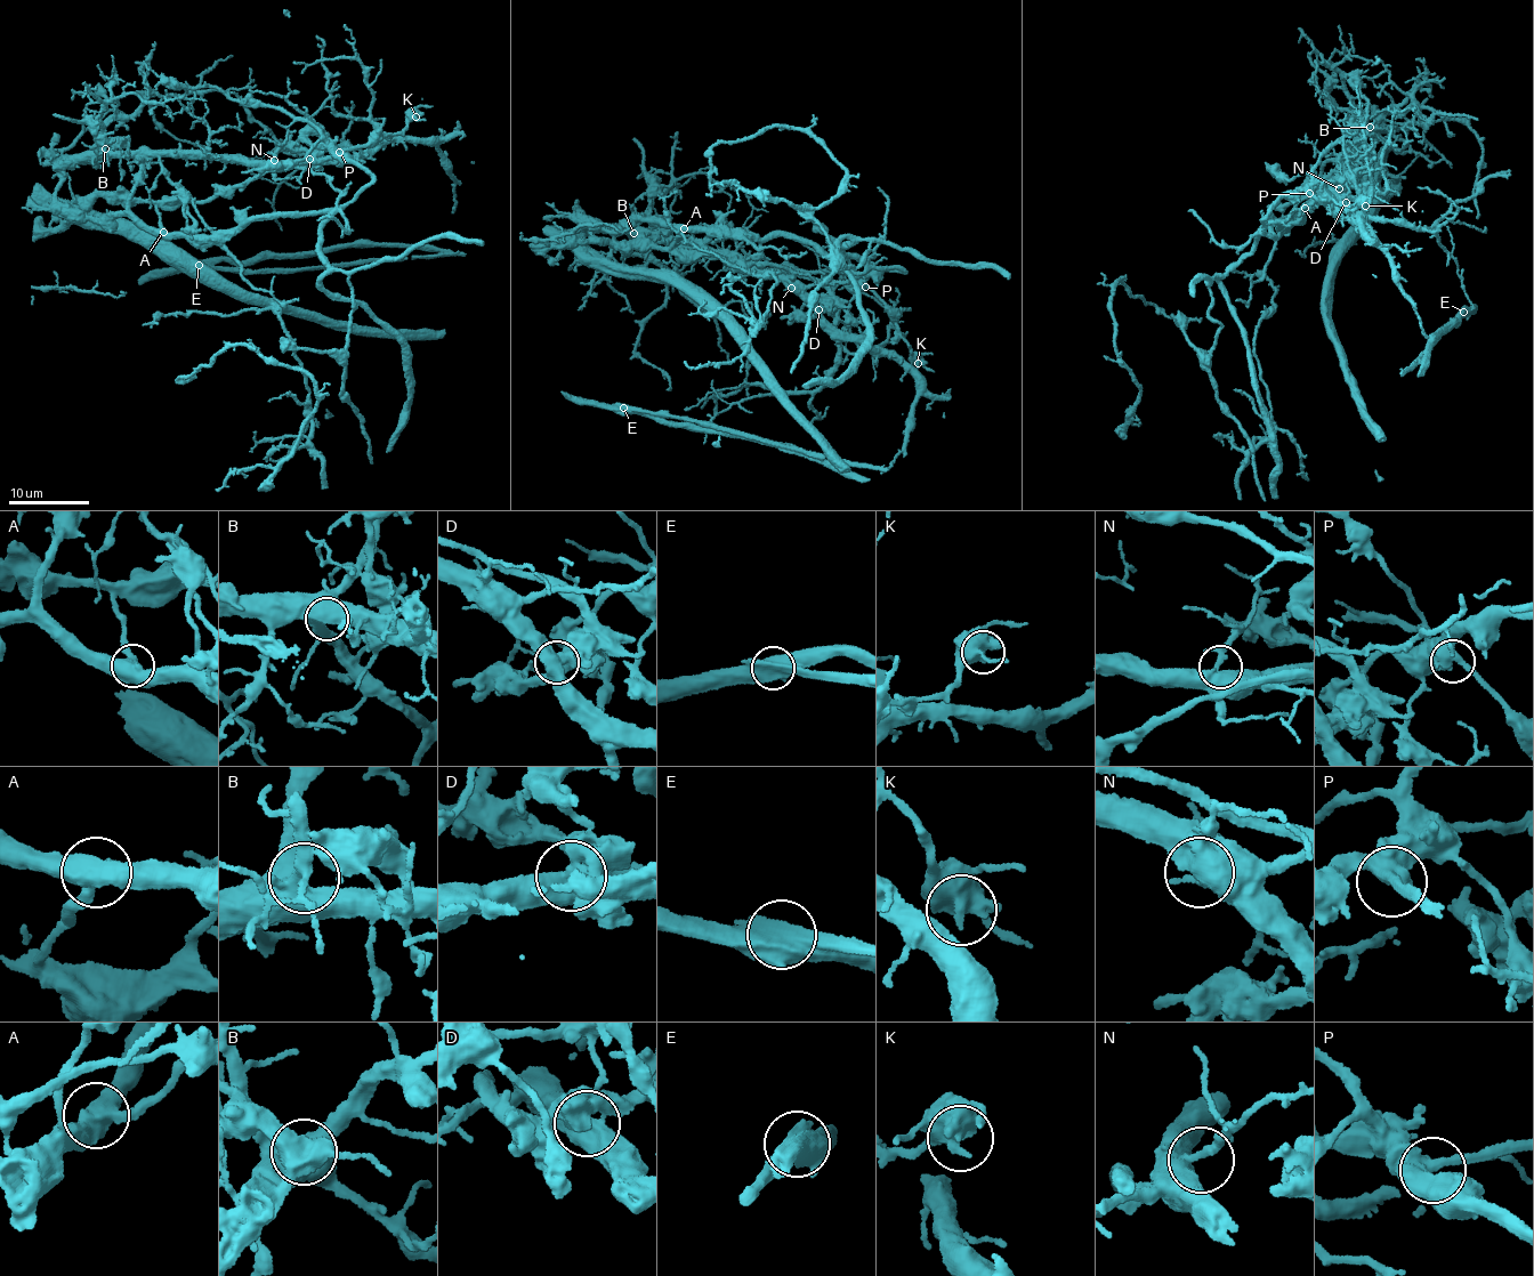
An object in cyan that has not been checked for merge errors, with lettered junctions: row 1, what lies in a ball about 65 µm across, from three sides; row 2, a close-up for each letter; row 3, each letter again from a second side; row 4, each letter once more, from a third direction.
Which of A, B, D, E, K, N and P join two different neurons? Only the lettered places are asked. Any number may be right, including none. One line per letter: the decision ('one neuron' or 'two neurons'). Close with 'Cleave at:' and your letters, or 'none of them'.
A: two neurons
B: one neuron
D: two neurons
E: two neurons
K: one neuron
N: one neuron
P: one neuron
Cleave at: A, D, E

